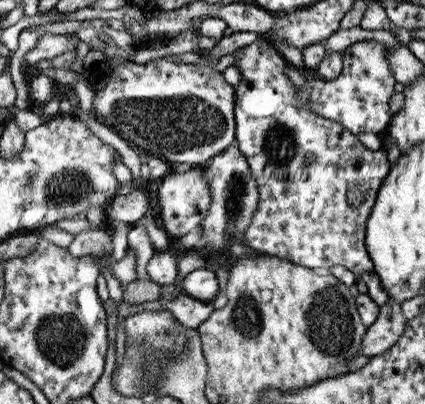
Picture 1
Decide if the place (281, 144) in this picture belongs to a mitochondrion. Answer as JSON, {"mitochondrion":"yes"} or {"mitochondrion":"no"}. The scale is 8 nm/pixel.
{"mitochondrion":"yes"}

